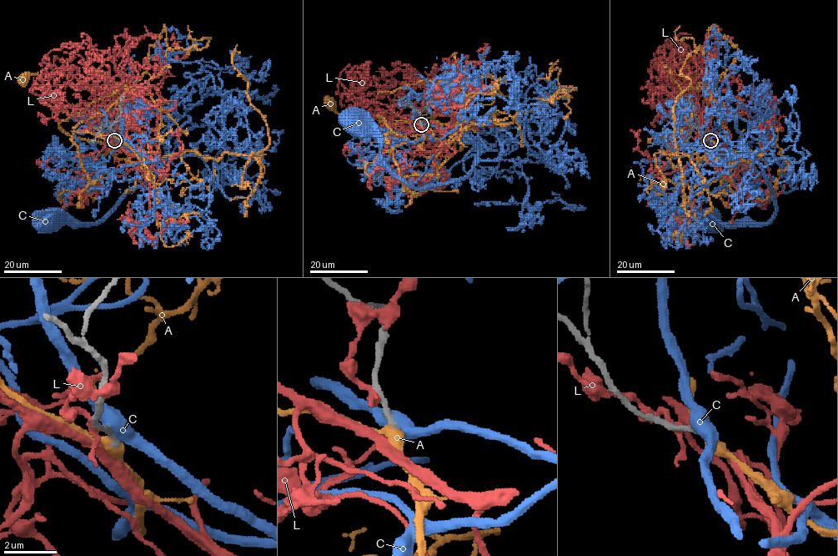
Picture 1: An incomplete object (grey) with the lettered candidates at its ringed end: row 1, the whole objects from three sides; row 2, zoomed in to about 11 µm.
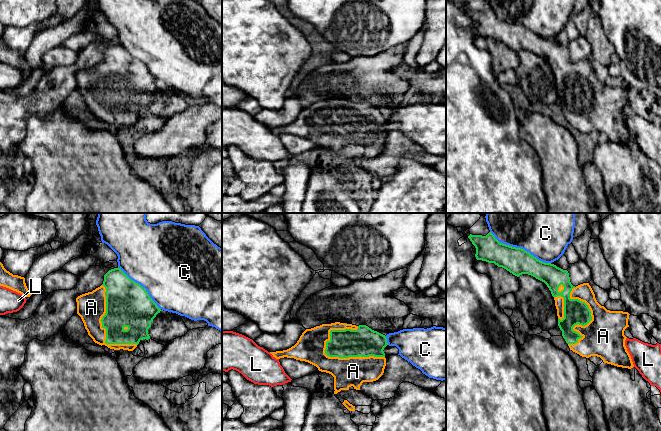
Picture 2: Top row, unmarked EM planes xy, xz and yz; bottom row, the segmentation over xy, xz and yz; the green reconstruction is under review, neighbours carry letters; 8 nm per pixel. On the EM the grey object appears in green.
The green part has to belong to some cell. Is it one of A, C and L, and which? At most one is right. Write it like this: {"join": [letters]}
{"join": ["A"]}

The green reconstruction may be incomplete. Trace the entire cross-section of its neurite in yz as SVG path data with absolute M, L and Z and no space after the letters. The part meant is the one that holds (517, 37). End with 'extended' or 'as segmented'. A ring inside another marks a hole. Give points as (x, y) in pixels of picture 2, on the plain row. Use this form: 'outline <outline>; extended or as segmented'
outline M491 8L486 12L470 10L468 14L476 24L477 36L494 39L517 53L522 50L531 51L547 61L555 76L558 102L570 126L586 134L600 133L604 139L617 143L628 145L634 143L625 122L627 113L624 111L624 107L629 103L630 90L628 88L607 86L597 78L589 59L573 62L567 46L551 39L542 38L522 24L500 19Z; extended

